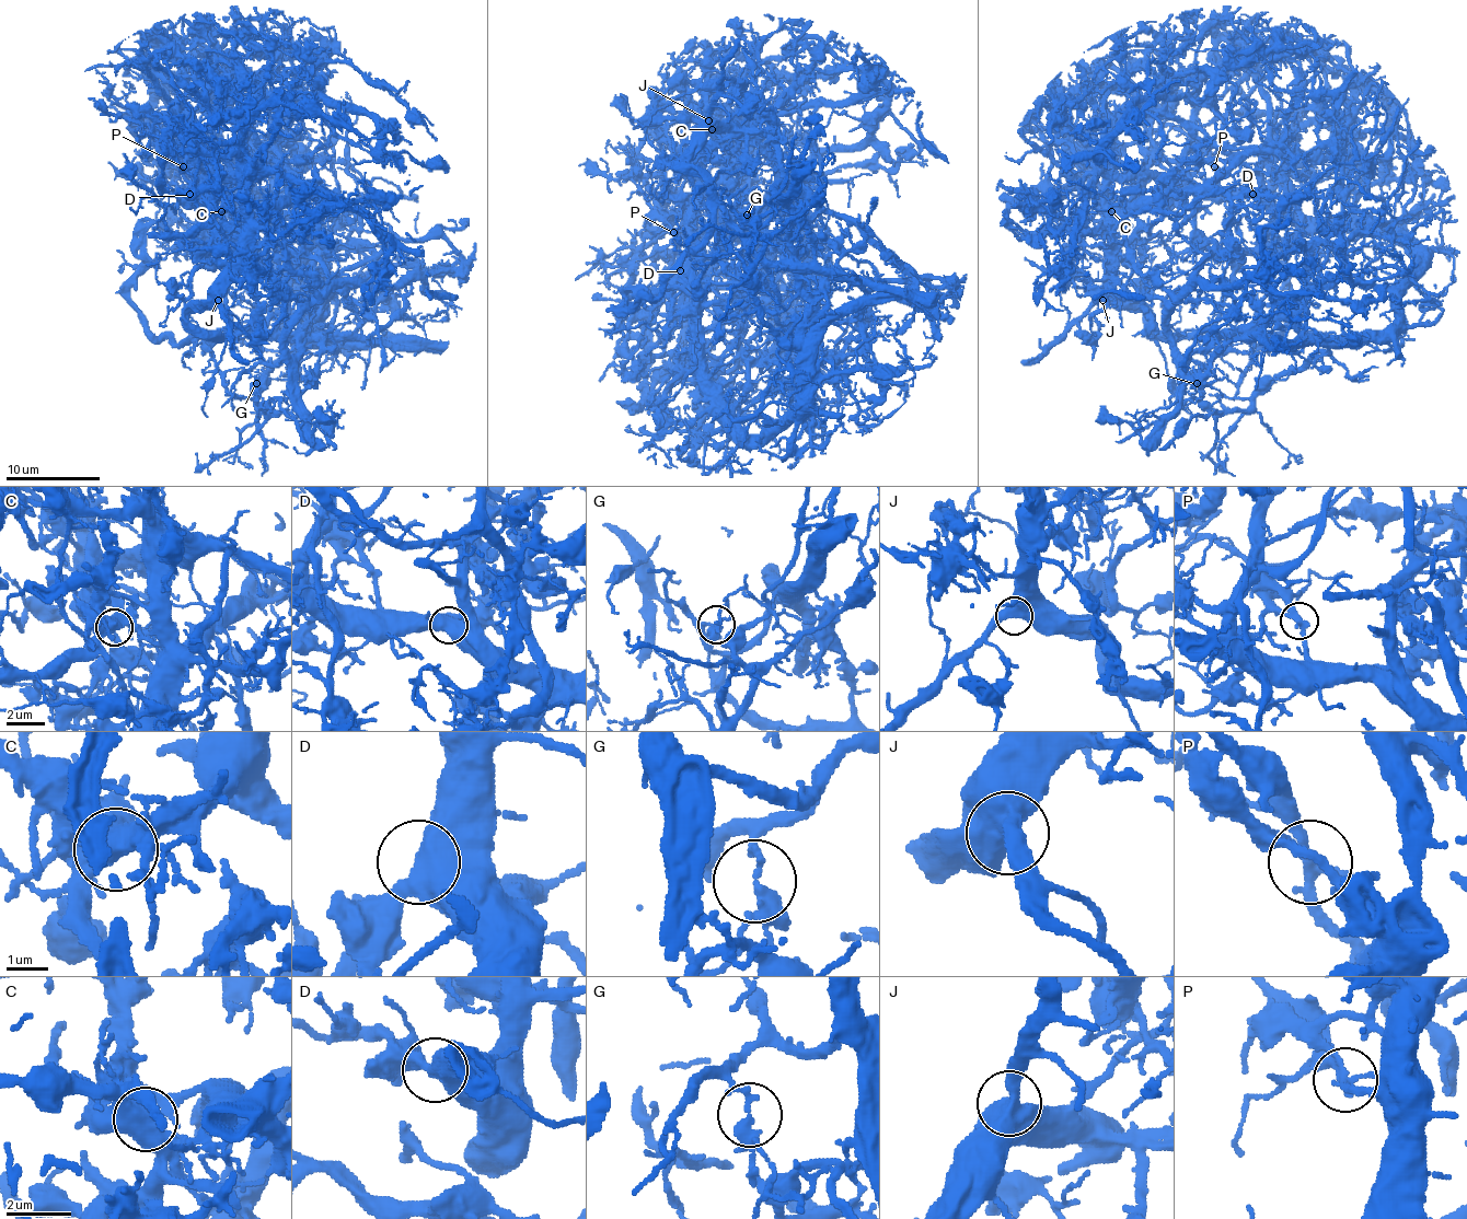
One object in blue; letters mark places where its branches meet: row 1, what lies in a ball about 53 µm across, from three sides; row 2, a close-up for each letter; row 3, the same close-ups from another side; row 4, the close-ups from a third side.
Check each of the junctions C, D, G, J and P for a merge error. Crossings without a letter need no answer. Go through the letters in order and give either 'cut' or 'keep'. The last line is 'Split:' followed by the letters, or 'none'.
C: cut
D: keep
G: keep
J: keep
P: cut
Split: C, P

